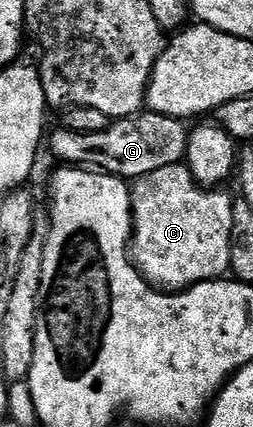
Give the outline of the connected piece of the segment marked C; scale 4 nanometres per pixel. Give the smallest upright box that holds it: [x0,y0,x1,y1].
[131,163,234,290]

